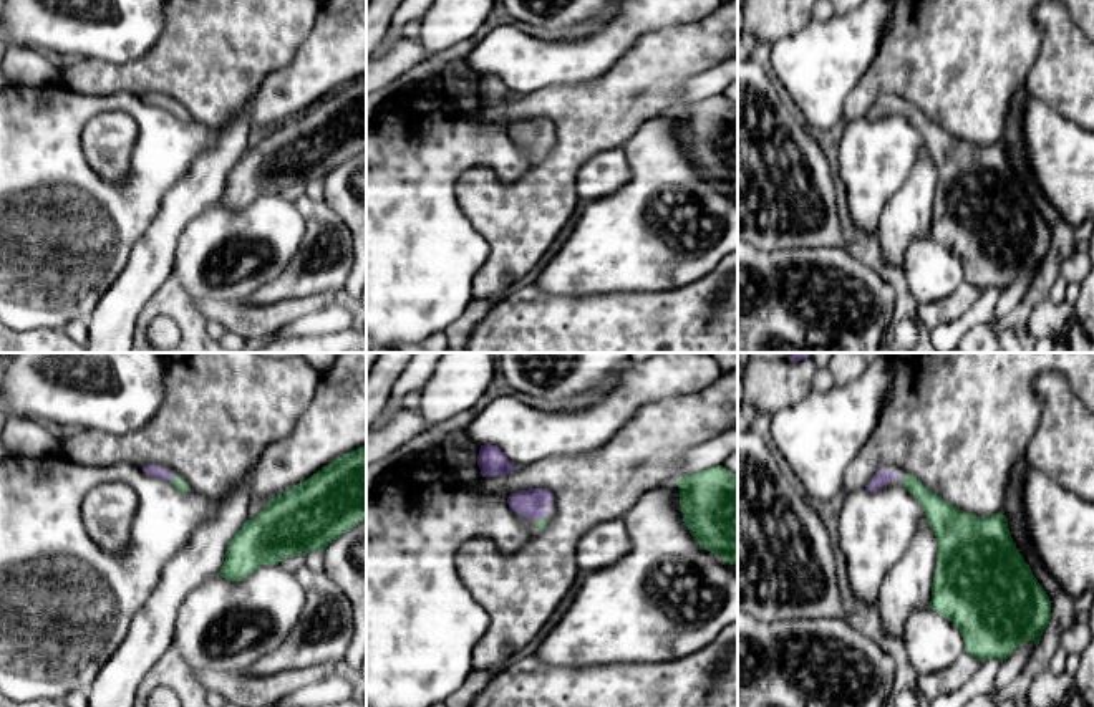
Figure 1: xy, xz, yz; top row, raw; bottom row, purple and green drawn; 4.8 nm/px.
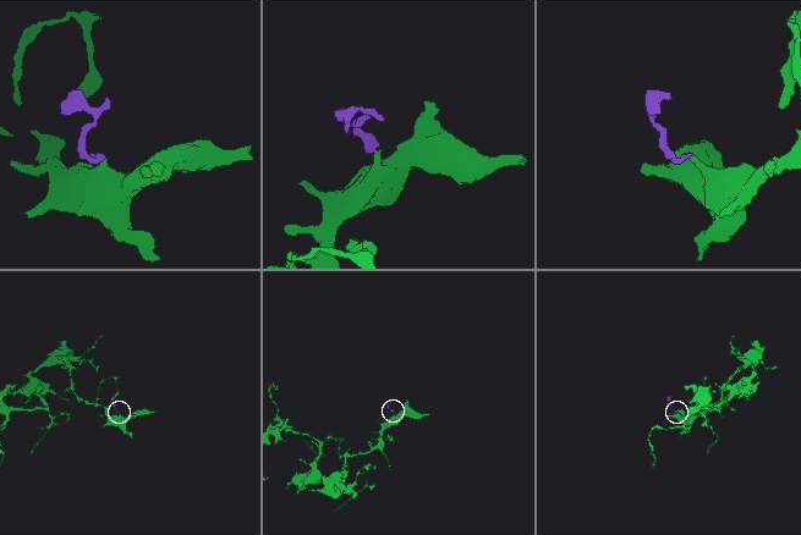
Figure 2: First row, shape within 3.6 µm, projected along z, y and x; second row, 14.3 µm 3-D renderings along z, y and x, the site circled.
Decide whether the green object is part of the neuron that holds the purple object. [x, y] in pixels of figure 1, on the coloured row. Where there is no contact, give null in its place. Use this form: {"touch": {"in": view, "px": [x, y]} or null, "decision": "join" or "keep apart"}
{"touch": {"in": "xy", "px": [171, 479]}, "decision": "join"}

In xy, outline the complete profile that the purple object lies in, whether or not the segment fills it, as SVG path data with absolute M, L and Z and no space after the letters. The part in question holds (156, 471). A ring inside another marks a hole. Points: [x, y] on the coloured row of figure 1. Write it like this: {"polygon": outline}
{"polygon": "M146 465L146 467L143 467L143 470L144 470L148 475L156 475L156 477L162 477L162 479L166 479L166 480L171 480L171 482L176 485L176 488L177 488L179 492L182 492L182 493L186 493L186 492L189 490L189 485L187 485L184 480L174 477L174 475L169 474L164 467Z"}

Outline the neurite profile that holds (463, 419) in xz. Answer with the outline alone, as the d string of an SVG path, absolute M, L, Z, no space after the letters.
M474 407L441 422L446 432L466 429L474 421Z

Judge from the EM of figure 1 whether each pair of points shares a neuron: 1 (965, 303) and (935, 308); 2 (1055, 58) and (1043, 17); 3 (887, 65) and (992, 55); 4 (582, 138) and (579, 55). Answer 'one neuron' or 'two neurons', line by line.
1: one neuron
2: one neuron
3: one neuron
4: two neurons

